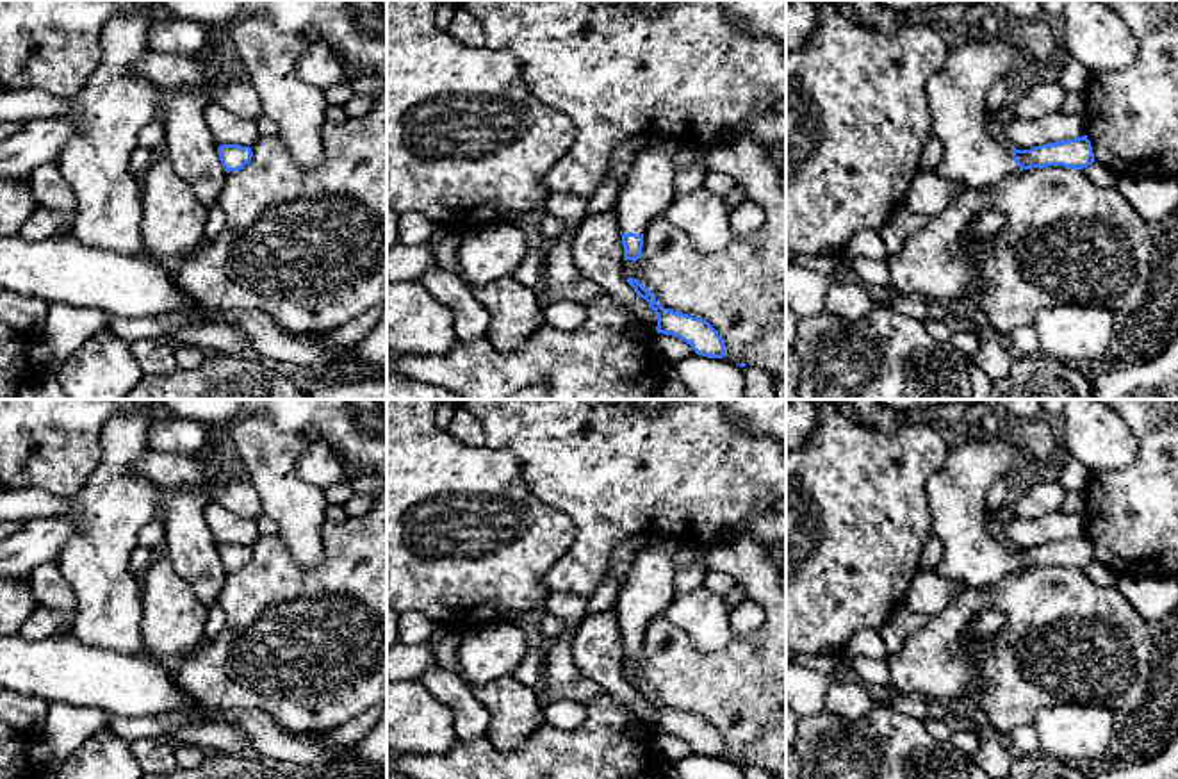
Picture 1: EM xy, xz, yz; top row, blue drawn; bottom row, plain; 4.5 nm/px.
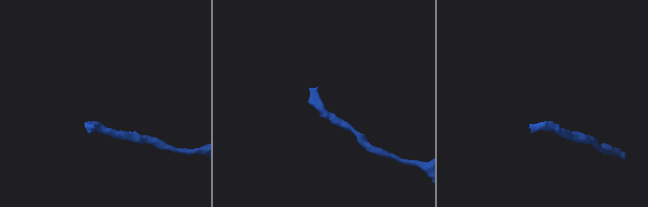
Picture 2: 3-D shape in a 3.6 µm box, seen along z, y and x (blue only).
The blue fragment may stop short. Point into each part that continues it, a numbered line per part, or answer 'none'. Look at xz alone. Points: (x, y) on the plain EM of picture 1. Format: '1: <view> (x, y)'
1: xz (647, 590)

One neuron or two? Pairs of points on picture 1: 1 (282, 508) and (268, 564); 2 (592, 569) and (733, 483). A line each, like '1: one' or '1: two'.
1: two
2: one

